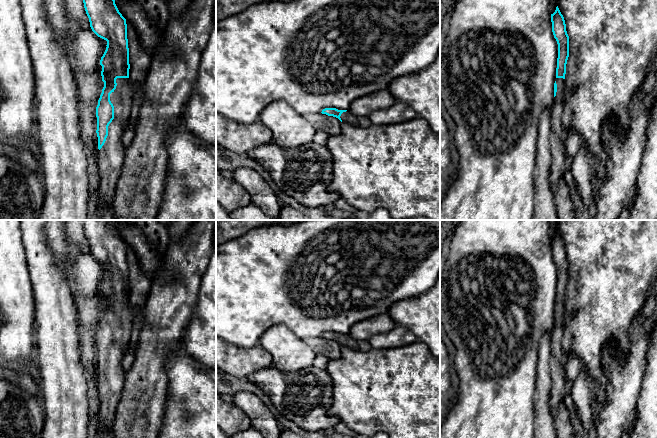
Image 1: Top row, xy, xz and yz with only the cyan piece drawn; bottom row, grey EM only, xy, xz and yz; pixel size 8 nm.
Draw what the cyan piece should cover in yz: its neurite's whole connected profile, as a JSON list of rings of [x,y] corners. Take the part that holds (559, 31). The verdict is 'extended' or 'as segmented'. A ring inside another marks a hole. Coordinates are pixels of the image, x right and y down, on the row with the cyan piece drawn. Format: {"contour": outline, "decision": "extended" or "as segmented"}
{"contour": [[[558,6],[551,14],[552,32],[558,44],[558,58],[556,68],[556,79],[554,83],[554,103],[551,116],[551,152],[552,166],[550,183],[555,195],[558,181],[565,173],[565,156],[563,141],[566,137],[566,130],[562,125],[562,114],[565,101],[565,74],[566,64],[569,57],[569,36],[566,31],[566,24]]], "decision": "extended"}

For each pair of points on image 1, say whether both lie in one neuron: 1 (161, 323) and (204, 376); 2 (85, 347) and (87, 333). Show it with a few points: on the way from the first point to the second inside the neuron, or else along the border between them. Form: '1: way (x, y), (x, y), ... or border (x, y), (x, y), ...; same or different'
1: border (181, 337), (178, 345), (168, 354), (166, 364); different
2: way (86, 344), (86, 336); same

